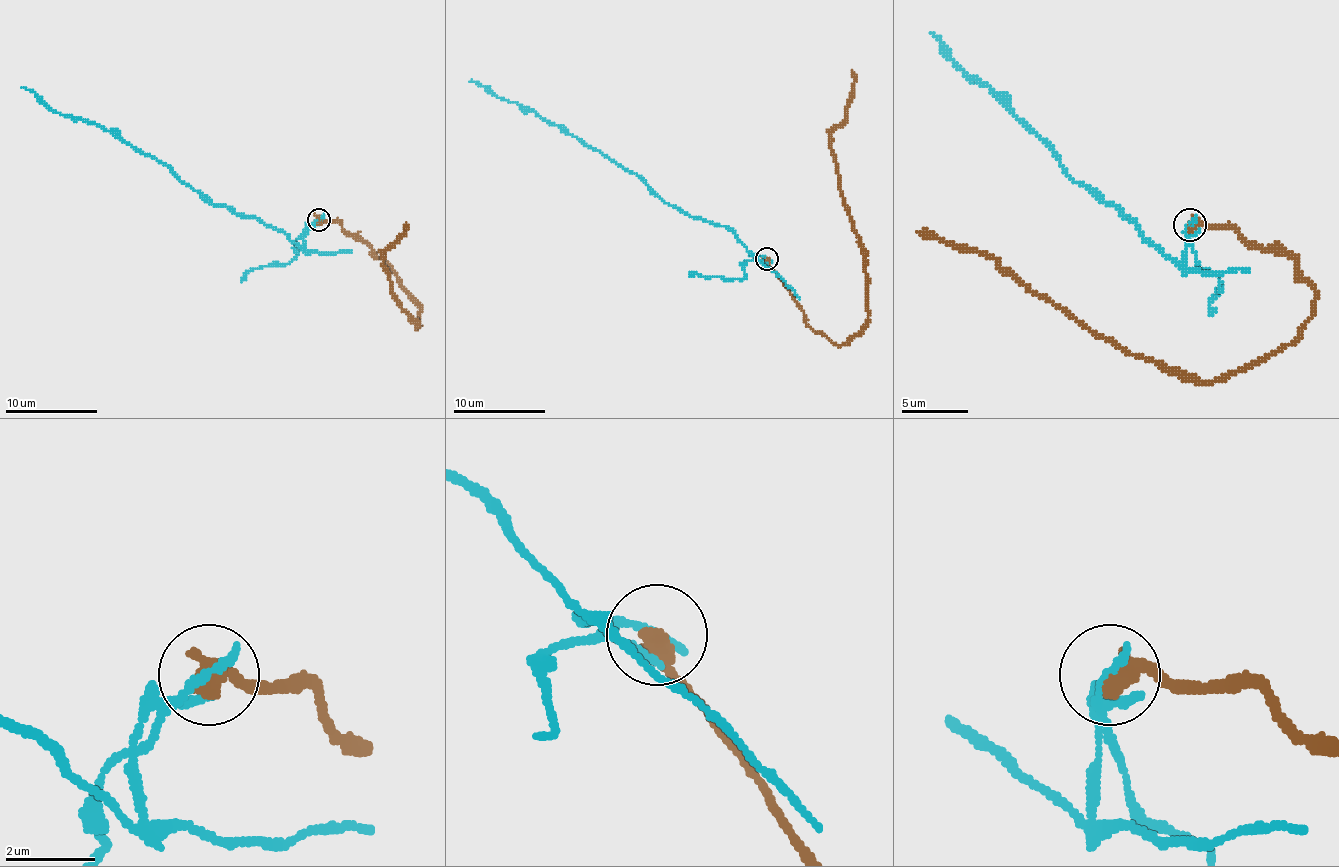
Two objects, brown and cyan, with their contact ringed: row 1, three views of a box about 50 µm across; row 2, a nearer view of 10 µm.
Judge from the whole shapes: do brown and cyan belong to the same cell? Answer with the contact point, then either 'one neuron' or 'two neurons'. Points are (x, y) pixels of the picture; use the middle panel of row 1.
(766, 258) | two neurons

